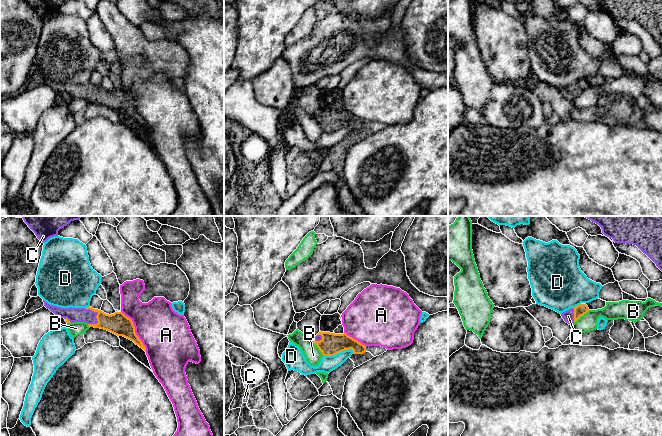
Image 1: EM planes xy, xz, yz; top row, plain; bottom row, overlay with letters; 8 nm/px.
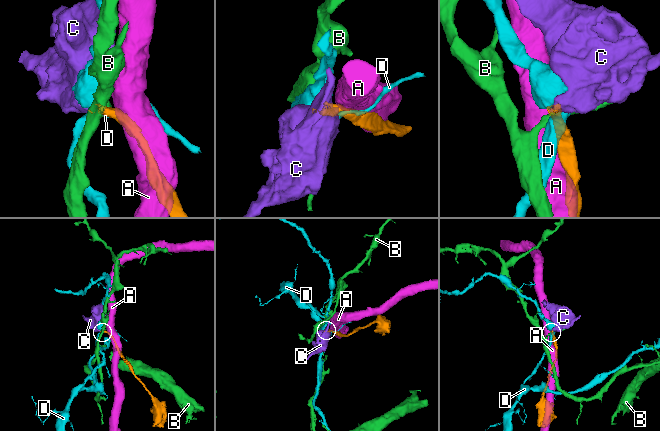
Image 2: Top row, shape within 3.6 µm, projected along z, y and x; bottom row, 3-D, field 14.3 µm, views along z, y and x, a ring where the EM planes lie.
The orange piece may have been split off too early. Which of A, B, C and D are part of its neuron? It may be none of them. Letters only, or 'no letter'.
C

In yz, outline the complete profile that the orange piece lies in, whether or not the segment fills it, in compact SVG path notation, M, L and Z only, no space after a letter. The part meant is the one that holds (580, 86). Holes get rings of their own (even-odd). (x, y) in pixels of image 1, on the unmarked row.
M580 80L574 84L571 84L563 89L561 89L562 94L566 99L572 101L576 98L581 92L586 90L589 87L589 84L586 80Z

